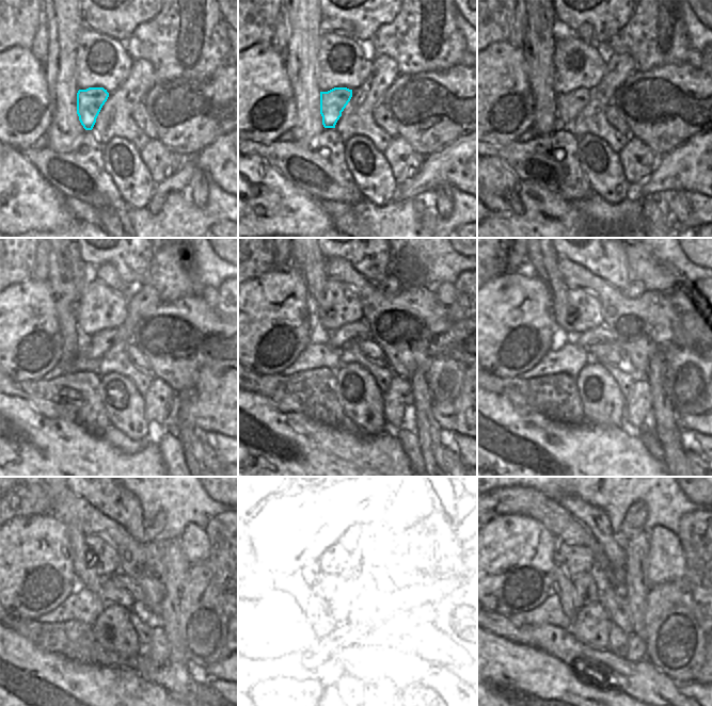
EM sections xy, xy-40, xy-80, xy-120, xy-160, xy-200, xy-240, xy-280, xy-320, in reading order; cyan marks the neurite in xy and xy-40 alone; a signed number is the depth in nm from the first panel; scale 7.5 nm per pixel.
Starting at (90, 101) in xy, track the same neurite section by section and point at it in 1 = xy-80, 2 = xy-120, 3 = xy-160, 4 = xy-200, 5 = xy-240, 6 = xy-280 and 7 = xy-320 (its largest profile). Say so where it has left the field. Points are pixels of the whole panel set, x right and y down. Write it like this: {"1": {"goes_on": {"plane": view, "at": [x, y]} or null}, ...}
{"1": {"goes_on": {"plane": "xy-80", "at": [569, 105]}}, "2": {"goes_on": {"plane": "xy-120", "at": [94, 346]}}, "3": {"goes_on": {"plane": "xy-160", "at": [348, 335]}}, "4": {"goes_on": {"plane": "xy-200", "at": [600, 334]}}, "5": {"goes_on": {"plane": "xy-240", "at": [120, 579]}}, "6": {"goes_on": {"plane": "xy-280", "at": [374, 599]}}, "7": {"goes_on": {"plane": "xy-320", "at": [612, 597]}}}

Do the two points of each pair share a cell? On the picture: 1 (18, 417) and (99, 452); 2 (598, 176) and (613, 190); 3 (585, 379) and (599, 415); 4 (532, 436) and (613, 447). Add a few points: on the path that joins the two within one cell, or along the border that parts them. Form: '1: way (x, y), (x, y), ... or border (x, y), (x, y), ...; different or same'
1: way (38, 437), (54, 452), (79, 452); same
2: way (601, 178), (610, 187); same
3: way (594, 387), (599, 392), (599, 406); same
4: way (552, 447), (592, 447); same

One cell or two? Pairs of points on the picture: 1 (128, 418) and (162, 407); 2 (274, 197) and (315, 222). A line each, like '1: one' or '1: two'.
1: two
2: one

